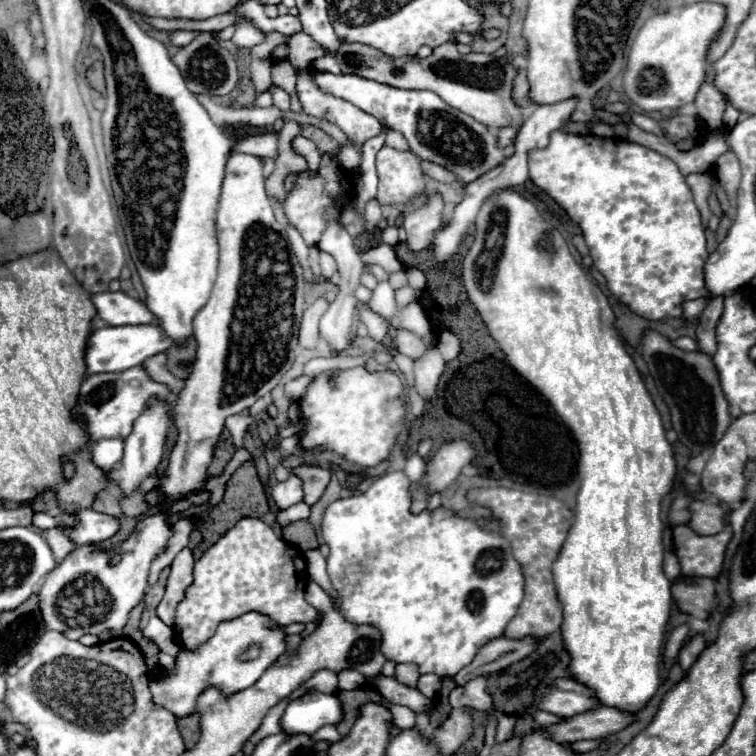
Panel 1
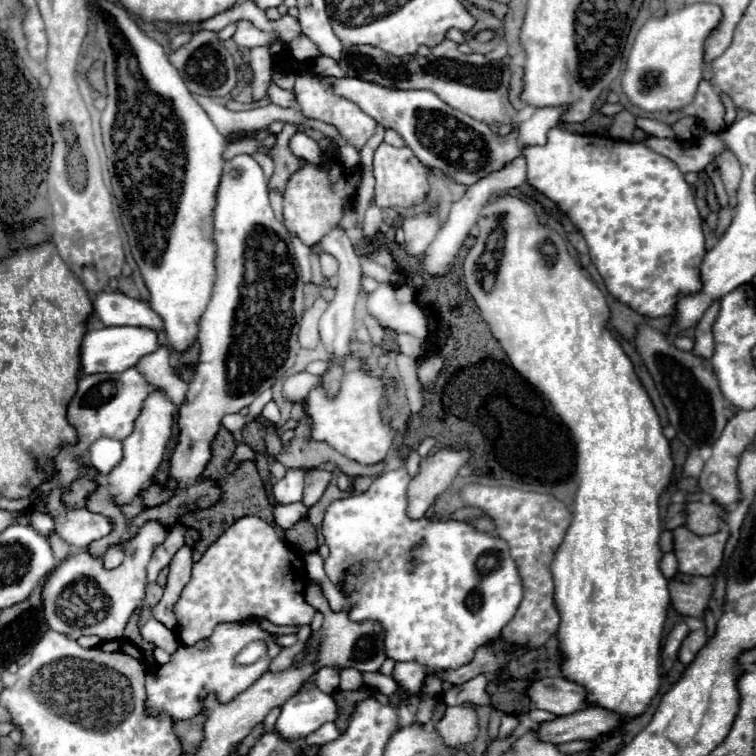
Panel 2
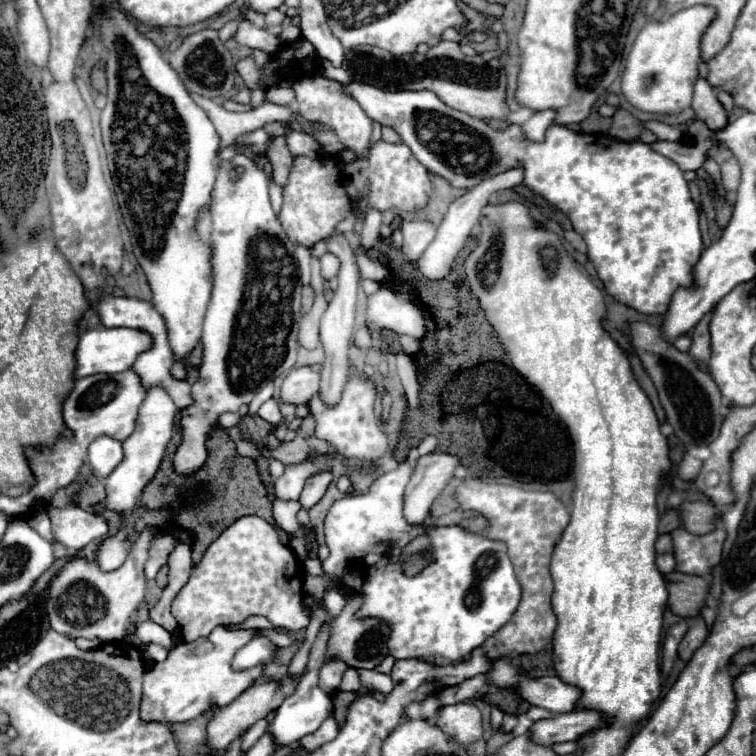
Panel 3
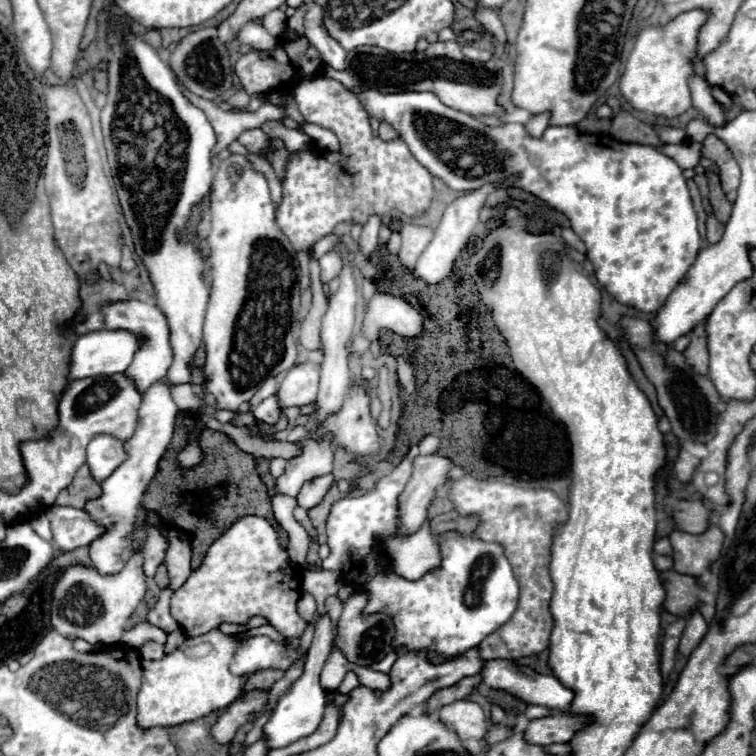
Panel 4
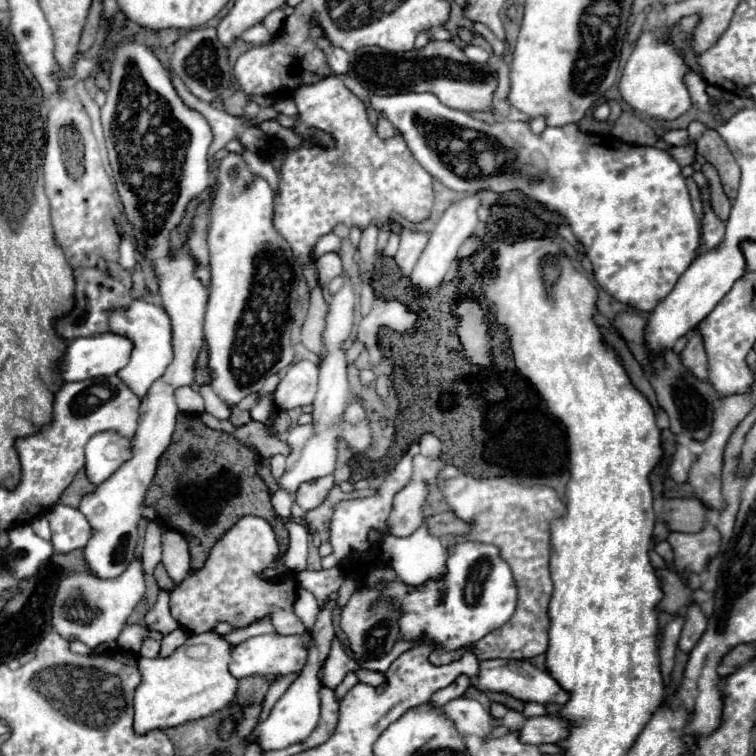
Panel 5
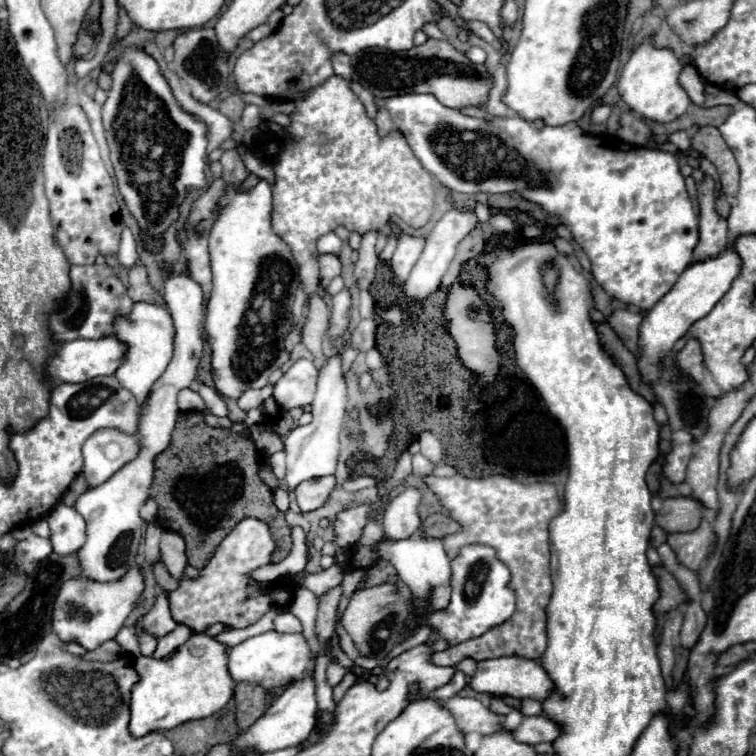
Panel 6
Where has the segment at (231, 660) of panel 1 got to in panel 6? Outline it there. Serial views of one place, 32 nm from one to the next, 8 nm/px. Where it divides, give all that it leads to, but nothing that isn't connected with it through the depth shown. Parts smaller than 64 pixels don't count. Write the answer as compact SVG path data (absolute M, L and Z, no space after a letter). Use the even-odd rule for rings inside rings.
M192 634L172 658L156 660L138 656L134 668L140 676L136 688L132 688L132 736L144 736L148 732L164 732L176 728L188 720L198 720L220 712L234 692L234 678L228 674L228 646L208 634Z

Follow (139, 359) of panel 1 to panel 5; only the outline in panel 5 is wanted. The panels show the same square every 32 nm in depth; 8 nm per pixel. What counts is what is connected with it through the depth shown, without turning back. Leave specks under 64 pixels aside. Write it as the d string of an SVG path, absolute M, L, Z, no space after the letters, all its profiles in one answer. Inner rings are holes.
M102 332L98 336L86 336L86 338L76 338L68 344L68 350L60 362L60 372L66 382L78 382L78 380L88 380L96 376L112 376L118 374L132 356L132 340L116 334L116 332Z

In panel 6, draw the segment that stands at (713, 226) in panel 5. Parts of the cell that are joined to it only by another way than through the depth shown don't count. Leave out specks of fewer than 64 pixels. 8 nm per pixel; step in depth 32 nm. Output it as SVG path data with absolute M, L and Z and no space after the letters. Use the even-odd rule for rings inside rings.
M704 178L698 184L700 202L700 242L694 248L694 260L718 254L726 246L726 220L714 210L714 182Z

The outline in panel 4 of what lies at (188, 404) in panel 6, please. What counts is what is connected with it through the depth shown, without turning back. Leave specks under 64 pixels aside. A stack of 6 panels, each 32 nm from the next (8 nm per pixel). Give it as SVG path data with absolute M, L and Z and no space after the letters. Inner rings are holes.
M190 383L170 386L170 390L174 390L172 398L180 412L204 411L204 401L194 394Z

